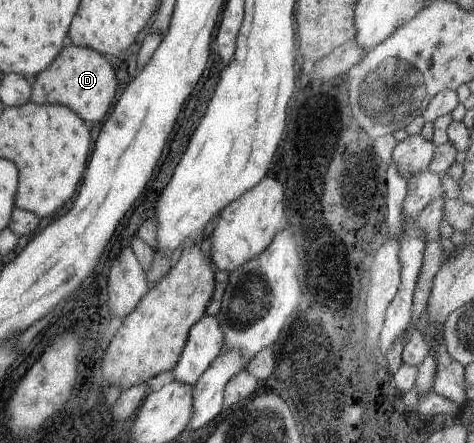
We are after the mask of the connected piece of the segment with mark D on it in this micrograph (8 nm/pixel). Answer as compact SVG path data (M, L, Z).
M66 45L58 53L58 57L55 57L48 67L37 73L31 80L33 86L30 102L38 105L56 105L56 103L66 105L68 109L78 113L78 117L92 123L102 121L110 113L116 87L118 87L110 58L94 49L84 49L76 45Z

